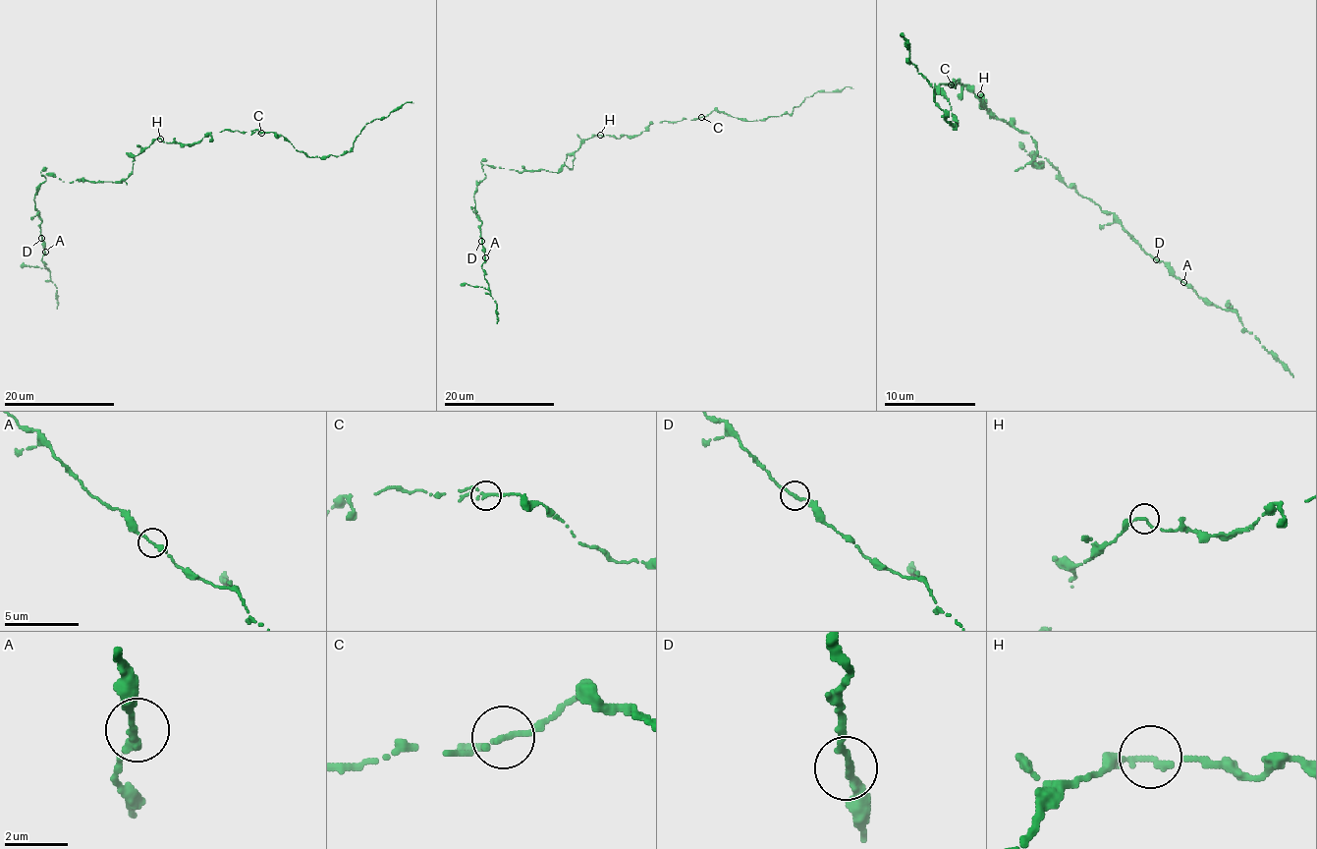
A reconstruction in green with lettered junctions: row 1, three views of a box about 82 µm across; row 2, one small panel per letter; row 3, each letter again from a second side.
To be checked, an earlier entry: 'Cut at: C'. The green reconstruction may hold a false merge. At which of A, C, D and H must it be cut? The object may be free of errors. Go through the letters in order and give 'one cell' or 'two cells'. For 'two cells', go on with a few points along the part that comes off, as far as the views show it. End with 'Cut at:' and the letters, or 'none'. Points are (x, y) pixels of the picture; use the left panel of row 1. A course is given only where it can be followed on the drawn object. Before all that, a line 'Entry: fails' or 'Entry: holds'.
Entry: fails
A: one cell
C: one cell
D: one cell
H: one cell
Cut at: none

